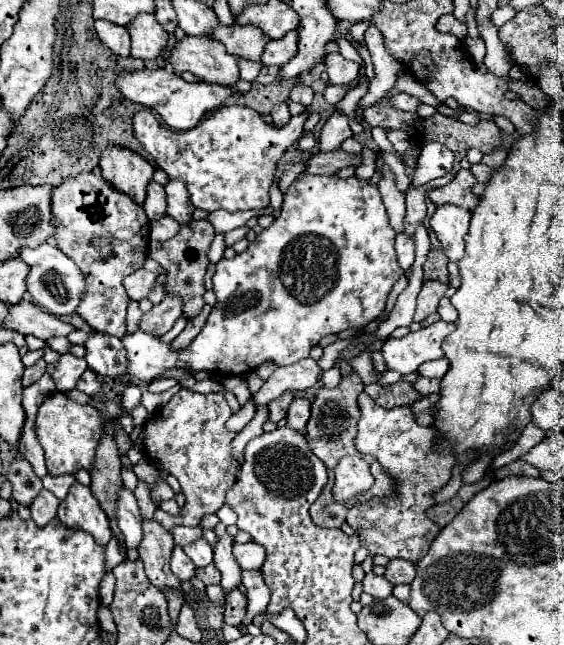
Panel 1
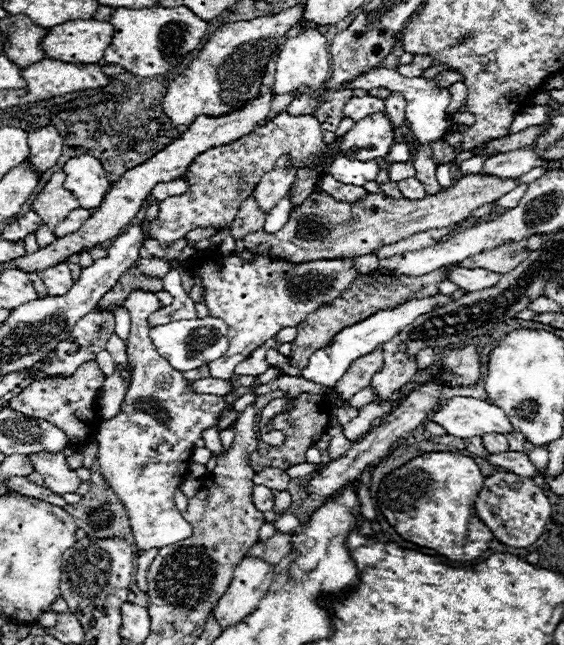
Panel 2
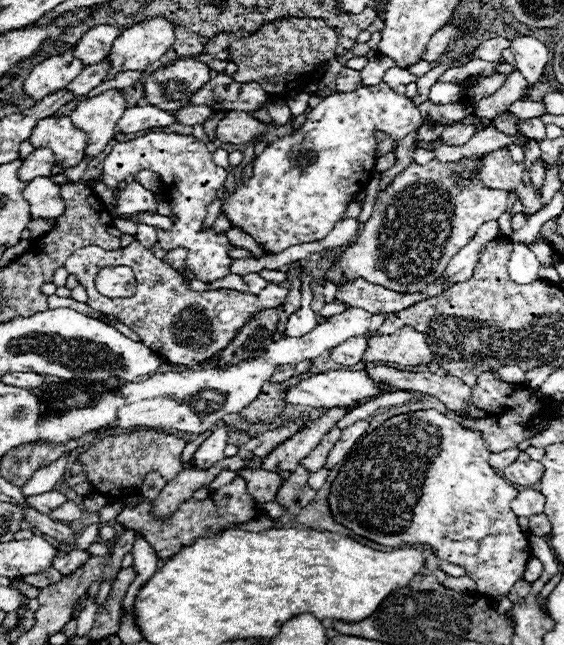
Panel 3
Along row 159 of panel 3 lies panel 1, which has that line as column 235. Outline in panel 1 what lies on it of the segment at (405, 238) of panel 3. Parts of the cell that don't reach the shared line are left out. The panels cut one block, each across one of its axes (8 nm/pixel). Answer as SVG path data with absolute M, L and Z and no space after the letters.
M180 388L168 404L152 414L144 424L144 450L160 472L178 478L182 494L186 496L180 514L172 516L162 508L156 508L154 520L168 532L174 526L200 526L202 516L216 512L226 498L226 492L236 482L236 468L230 456L230 440L236 436L224 430L224 422L230 418L230 406L224 394L200 394L188 388Z

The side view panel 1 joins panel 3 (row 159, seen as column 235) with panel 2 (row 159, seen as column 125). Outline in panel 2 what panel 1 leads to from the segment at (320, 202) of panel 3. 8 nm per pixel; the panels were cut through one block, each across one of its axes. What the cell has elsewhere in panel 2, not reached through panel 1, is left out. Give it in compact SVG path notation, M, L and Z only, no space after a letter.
M338 156L332 166L330 174L336 180L342 180L342 184L354 184L354 186L364 186L370 180L376 180L380 168L374 160L370 162L358 162L358 160L348 160L344 156Z

